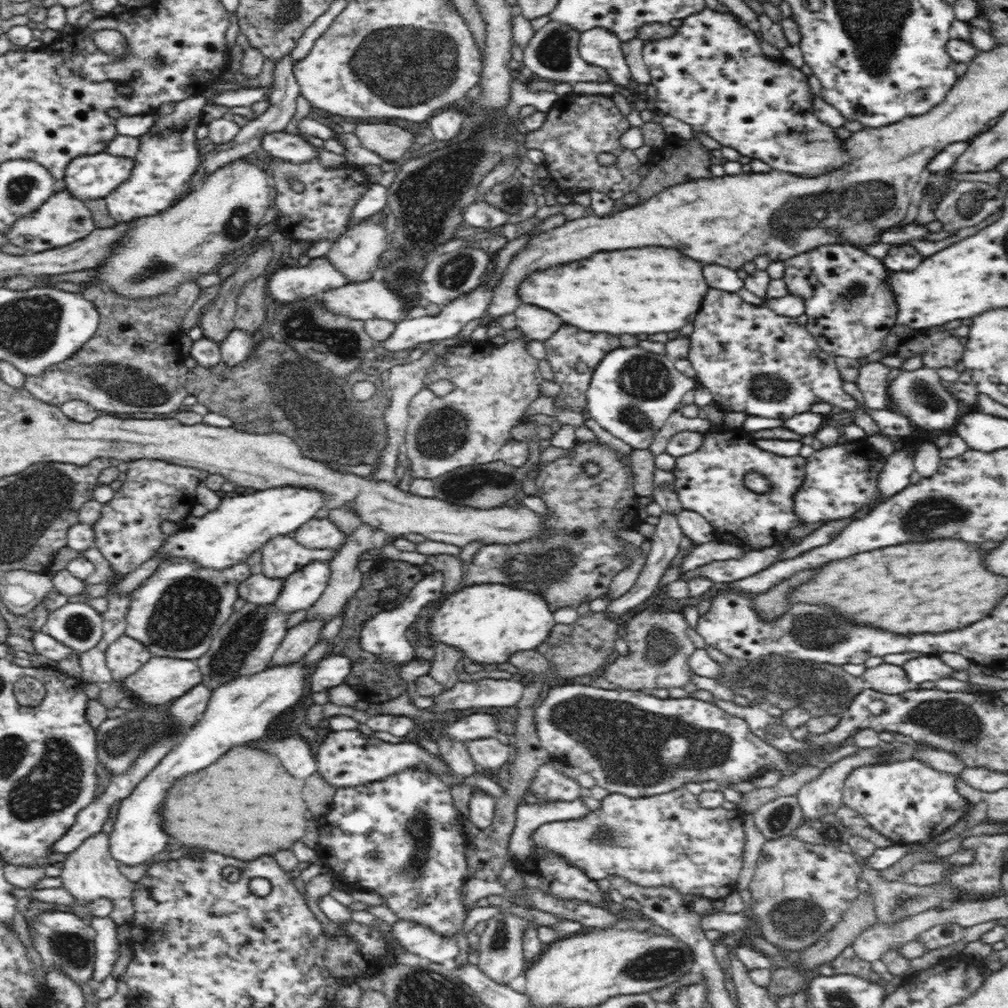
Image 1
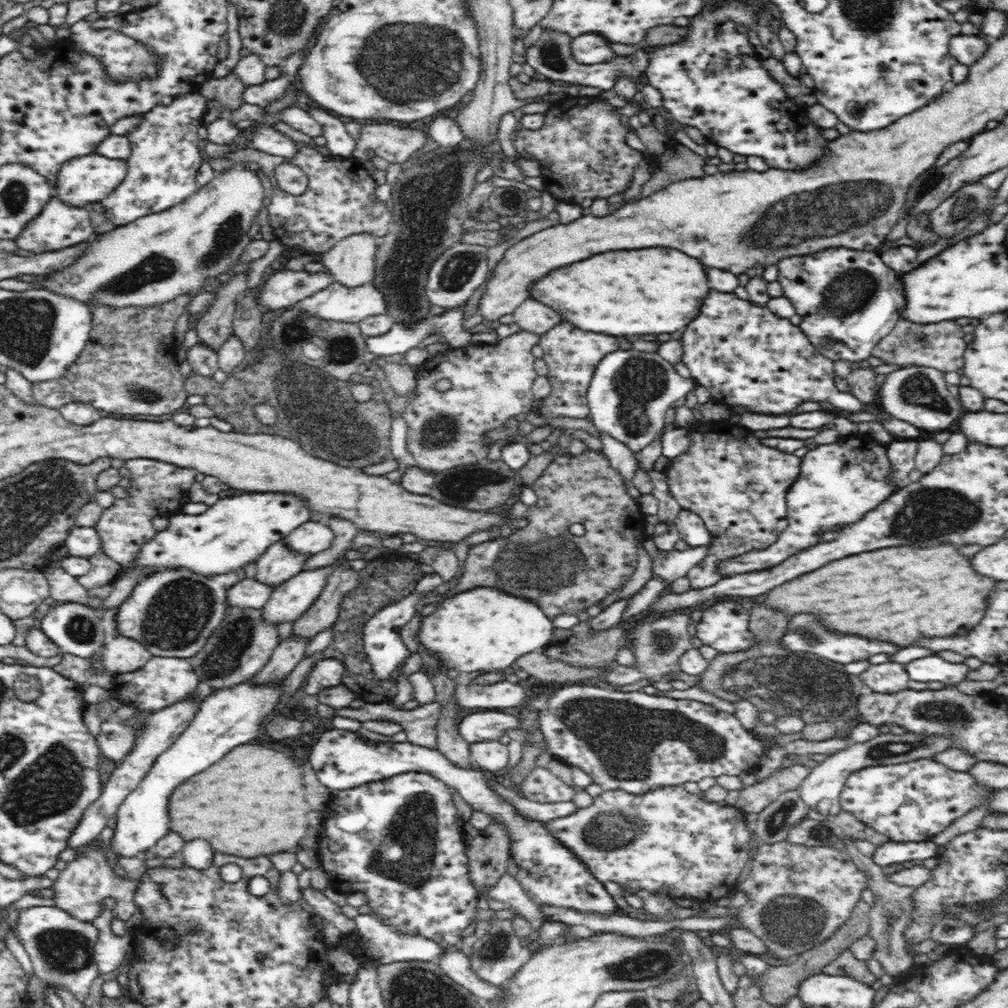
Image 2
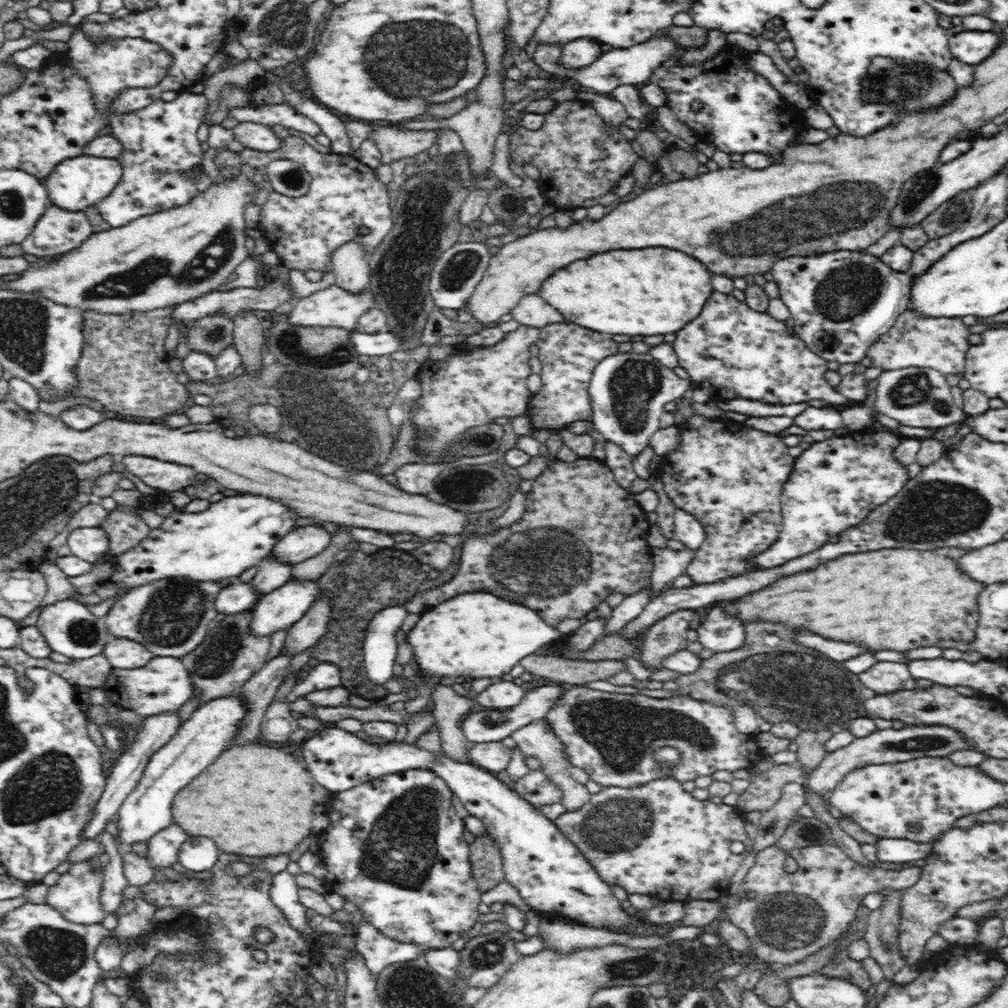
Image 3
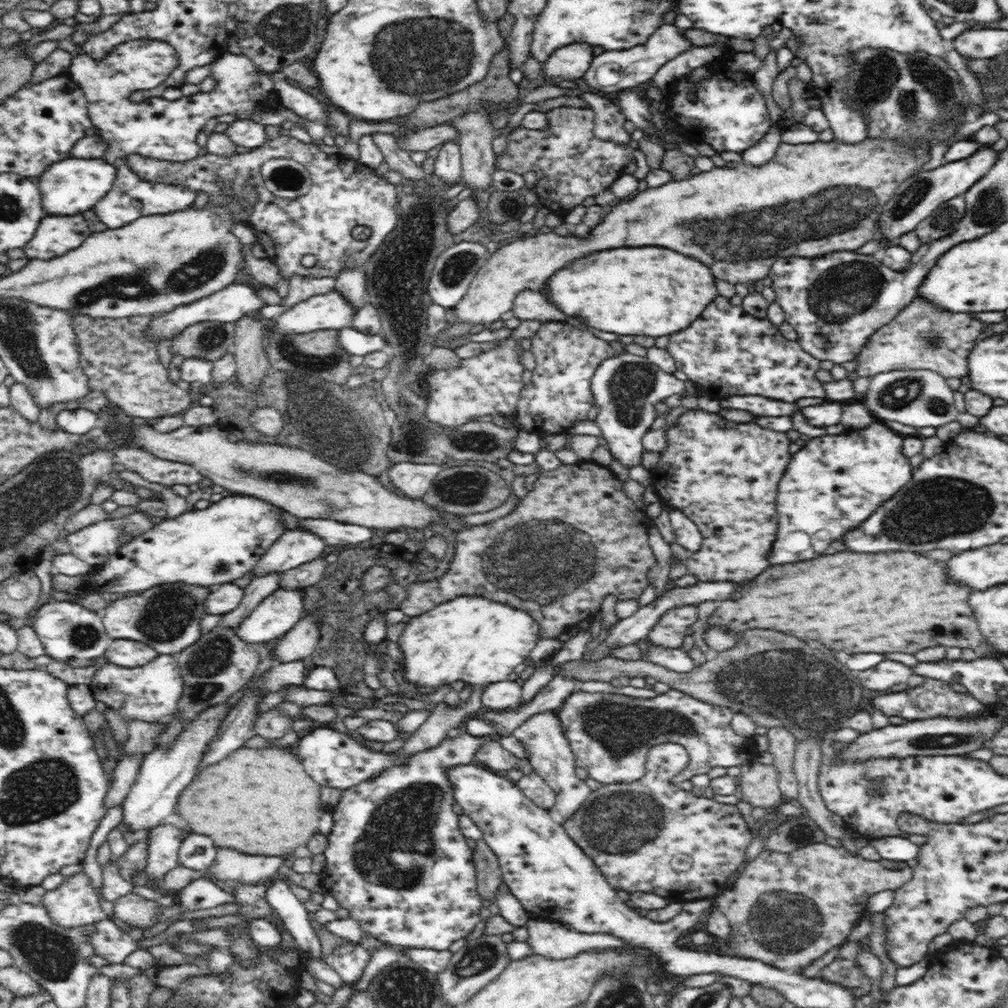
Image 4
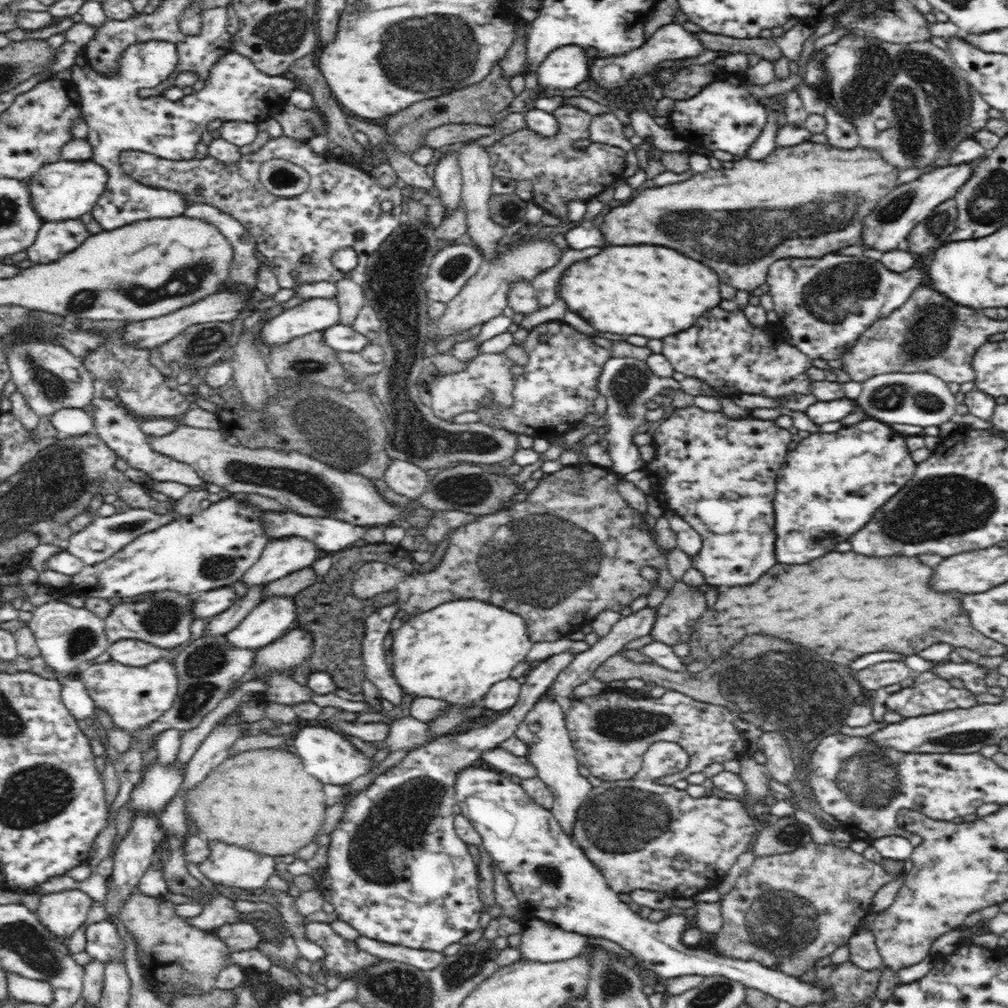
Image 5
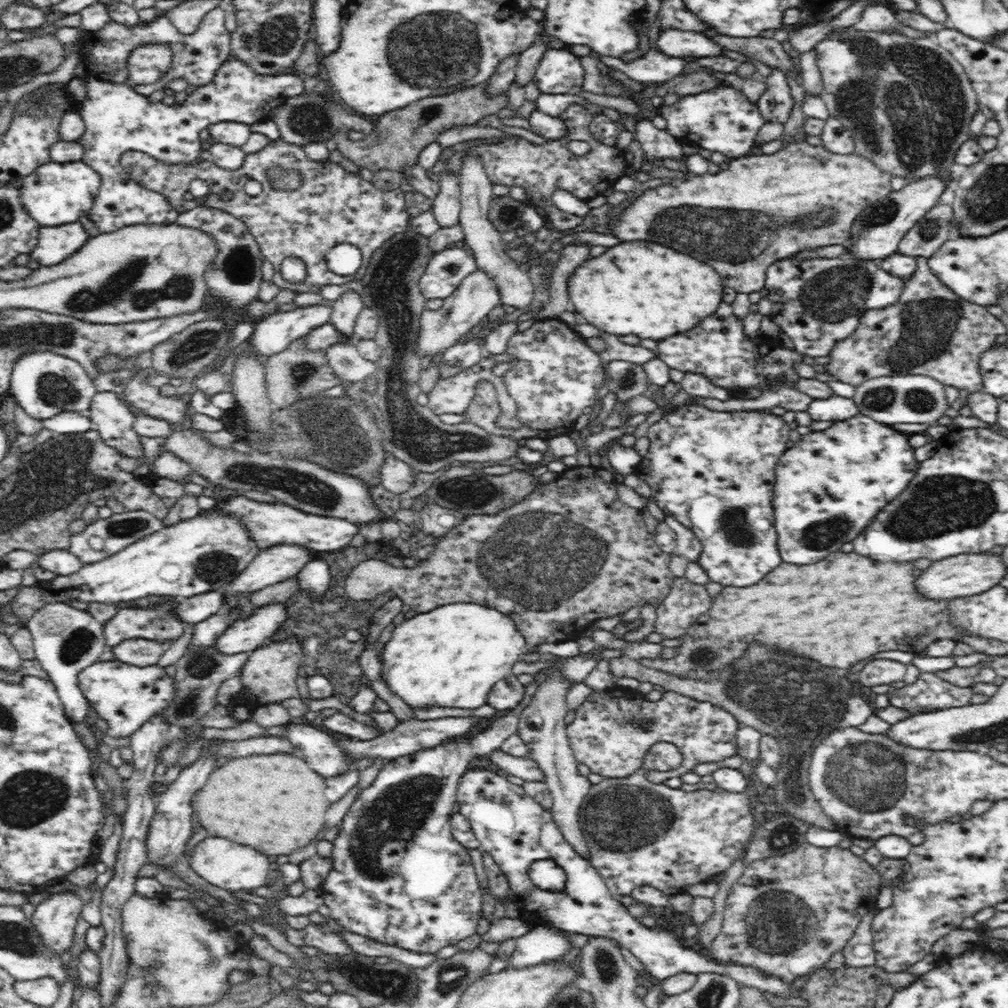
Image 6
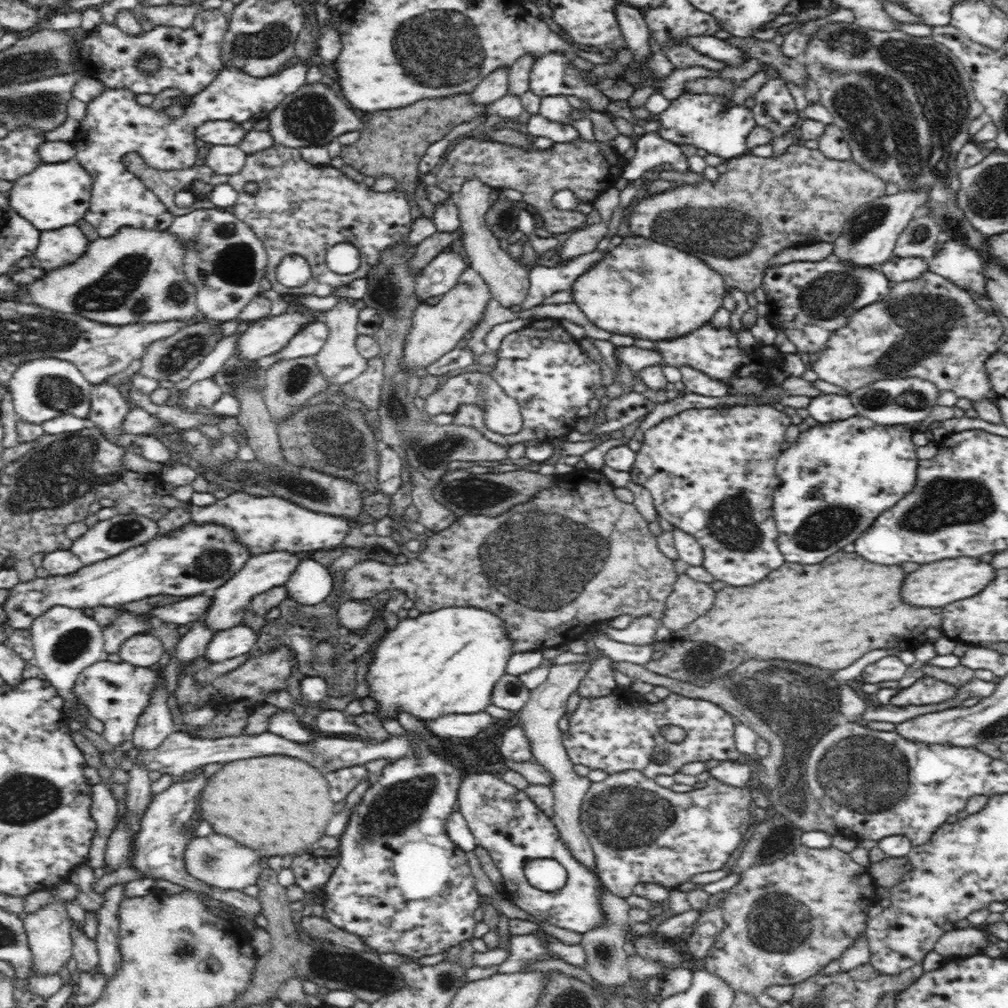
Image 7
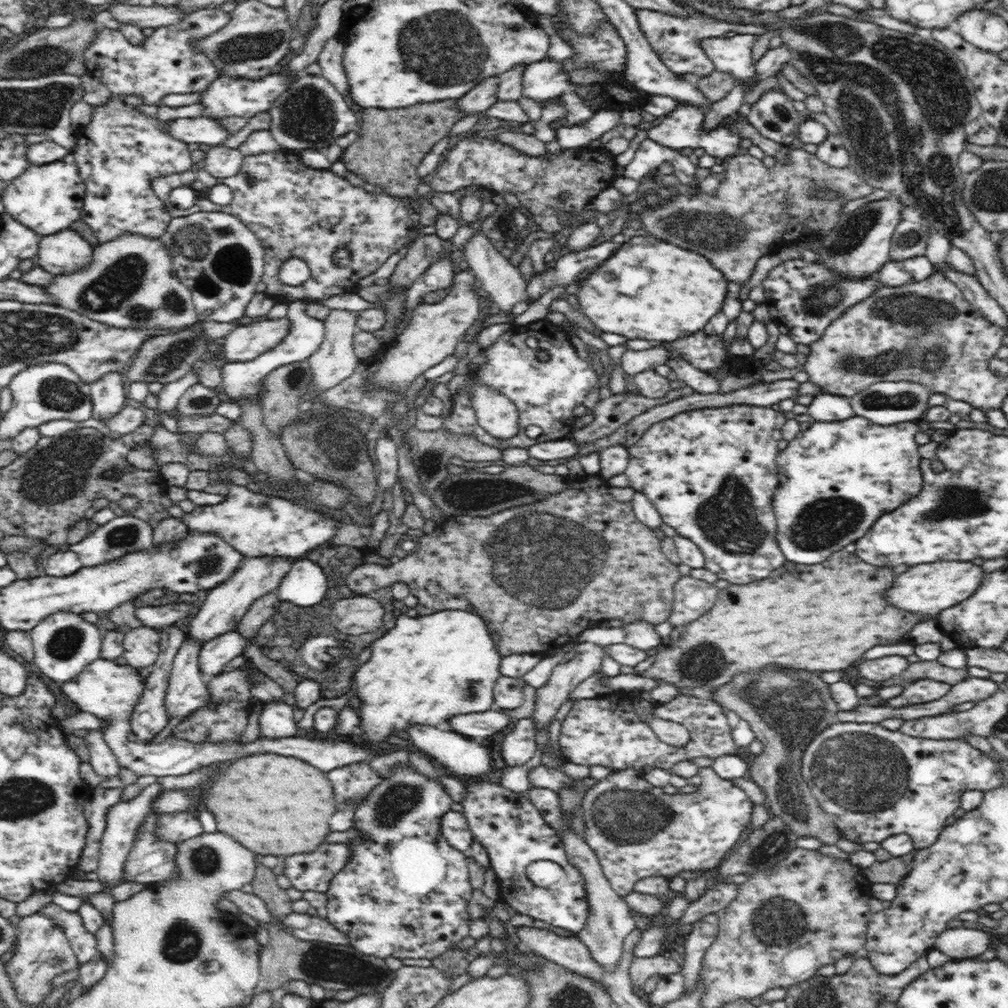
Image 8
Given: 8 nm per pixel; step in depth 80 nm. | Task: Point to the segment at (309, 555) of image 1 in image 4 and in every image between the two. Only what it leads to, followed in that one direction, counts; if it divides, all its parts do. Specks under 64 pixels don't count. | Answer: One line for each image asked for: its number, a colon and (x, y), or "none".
2: (278, 564)
3: (270, 575)
4: (259, 588)

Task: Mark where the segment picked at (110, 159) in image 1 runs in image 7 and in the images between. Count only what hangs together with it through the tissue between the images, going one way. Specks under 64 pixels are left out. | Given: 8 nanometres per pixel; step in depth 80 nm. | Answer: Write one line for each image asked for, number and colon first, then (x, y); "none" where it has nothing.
2: (86, 179)
3: (76, 183)
4: (71, 186)
5: (62, 190)
6: (56, 193)
7: (54, 195)

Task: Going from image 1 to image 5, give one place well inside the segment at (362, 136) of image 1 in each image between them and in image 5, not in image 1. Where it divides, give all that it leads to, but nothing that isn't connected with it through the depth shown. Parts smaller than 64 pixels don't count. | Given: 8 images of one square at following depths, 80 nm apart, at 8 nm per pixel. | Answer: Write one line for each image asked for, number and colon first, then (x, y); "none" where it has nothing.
2: (393, 143)
3: (394, 144)
4: (425, 139)
5: (446, 134)

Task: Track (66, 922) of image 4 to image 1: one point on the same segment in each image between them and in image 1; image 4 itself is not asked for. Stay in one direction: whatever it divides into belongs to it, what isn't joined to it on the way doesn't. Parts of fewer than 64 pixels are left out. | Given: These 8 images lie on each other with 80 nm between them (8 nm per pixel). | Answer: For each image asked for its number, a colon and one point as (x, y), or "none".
1: (90, 872)
2: (80, 888)
3: (76, 895)

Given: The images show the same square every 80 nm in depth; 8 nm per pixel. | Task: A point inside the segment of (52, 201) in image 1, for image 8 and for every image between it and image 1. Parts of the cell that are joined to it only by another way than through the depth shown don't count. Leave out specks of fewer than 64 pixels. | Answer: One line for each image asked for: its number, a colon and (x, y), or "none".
2: (59, 226)
3: (57, 231)
4: (56, 235)
5: (55, 239)
6: (55, 244)
7: (57, 248)
8: (65, 253)

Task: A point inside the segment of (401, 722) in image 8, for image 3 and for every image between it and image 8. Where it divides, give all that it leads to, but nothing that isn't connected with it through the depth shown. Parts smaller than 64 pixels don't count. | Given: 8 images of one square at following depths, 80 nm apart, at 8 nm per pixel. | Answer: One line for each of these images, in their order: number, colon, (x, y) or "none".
3: (478, 634)
4: (470, 639)
5: (455, 652)
6: (451, 657)
7: (447, 661)

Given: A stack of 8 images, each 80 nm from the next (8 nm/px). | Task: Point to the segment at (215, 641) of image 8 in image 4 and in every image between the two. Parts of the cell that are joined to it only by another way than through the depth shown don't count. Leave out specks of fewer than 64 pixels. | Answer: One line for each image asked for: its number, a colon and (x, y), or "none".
4: (277, 614)
5: (267, 621)
6: (243, 636)
7: (226, 644)

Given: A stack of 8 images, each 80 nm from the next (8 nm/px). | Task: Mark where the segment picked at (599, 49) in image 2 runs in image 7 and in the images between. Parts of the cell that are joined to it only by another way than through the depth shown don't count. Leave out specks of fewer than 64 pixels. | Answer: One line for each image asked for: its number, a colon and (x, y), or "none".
3: (575, 55)
4: (569, 63)
5: (564, 68)
6: (559, 72)
7: (552, 74)

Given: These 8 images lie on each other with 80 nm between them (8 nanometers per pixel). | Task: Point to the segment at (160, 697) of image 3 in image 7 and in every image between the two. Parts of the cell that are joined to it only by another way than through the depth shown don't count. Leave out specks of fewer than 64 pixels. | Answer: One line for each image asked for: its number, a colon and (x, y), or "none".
4: (150, 693)
5: (133, 697)
6: (125, 696)
7: (115, 693)

